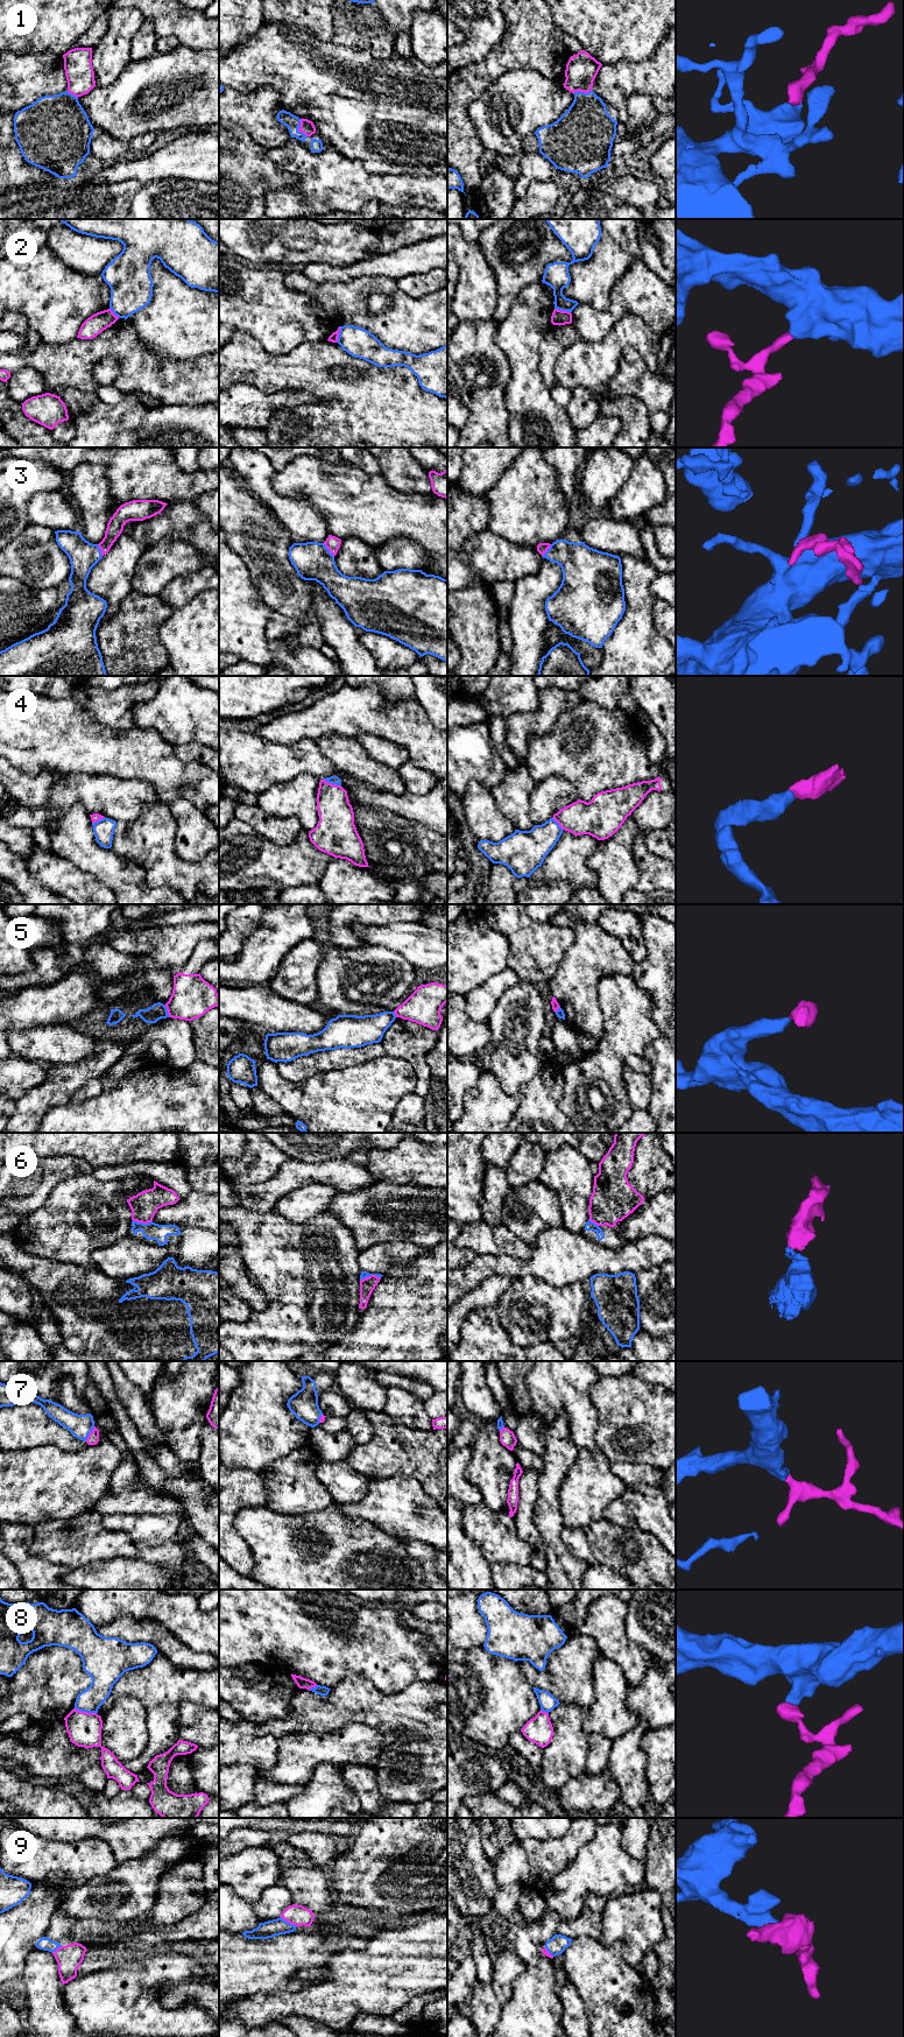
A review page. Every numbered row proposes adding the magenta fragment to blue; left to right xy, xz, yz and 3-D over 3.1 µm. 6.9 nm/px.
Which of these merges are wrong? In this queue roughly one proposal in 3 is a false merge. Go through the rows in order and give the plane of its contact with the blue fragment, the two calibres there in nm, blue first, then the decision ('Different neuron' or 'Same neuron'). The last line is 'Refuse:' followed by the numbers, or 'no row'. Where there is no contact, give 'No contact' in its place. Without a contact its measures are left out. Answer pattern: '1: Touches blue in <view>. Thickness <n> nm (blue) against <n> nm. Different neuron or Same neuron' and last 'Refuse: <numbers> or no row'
1: Touches blue in xz. Thickness 100 nm (blue) against 90 nm. Same neuron
2: Touches blue in xz. Thickness 200 nm (blue) against 60 nm. Different neuron
3: Touches blue in xz. Thickness 260 nm (blue) against 100 nm. Same neuron
4: Touches blue in xz. Thickness 60 nm (blue) against 240 nm. Same neuron
5: Touches blue in xy. Thickness 110 nm (blue) against 280 nm. Different neuron
6: Touches blue in xz. Thickness 50 nm (blue) against 100 nm. Same neuron
7: Touches blue in xy. Thickness 160 nm (blue) against 80 nm. Same neuron
8: Touches blue in xy. Thickness 160 nm (blue) against 240 nm. Different neuron
9: Touches blue in xz. Thickness 120 nm (blue) against 140 nm. Same neuron
Refuse: 2, 5, 8

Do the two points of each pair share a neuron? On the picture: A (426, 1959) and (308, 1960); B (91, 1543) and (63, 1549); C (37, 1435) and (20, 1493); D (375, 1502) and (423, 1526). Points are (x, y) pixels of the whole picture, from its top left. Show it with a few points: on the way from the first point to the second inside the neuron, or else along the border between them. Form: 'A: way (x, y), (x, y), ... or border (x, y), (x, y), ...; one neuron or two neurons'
A: border (354, 1950), (339, 1950), (324, 1966), (303, 1971); two neurons
B: way (84, 1543), (70, 1543); one neuron
C: border (61, 1449), (54, 1445), (37, 1445), (12, 1451); two neurons
D: way (387, 1503), (397, 1505), (411, 1514); one neuron

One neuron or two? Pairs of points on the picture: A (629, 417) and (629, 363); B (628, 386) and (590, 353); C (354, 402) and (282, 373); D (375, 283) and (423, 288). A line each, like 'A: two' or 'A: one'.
A: two
B: two
C: one
D: two

